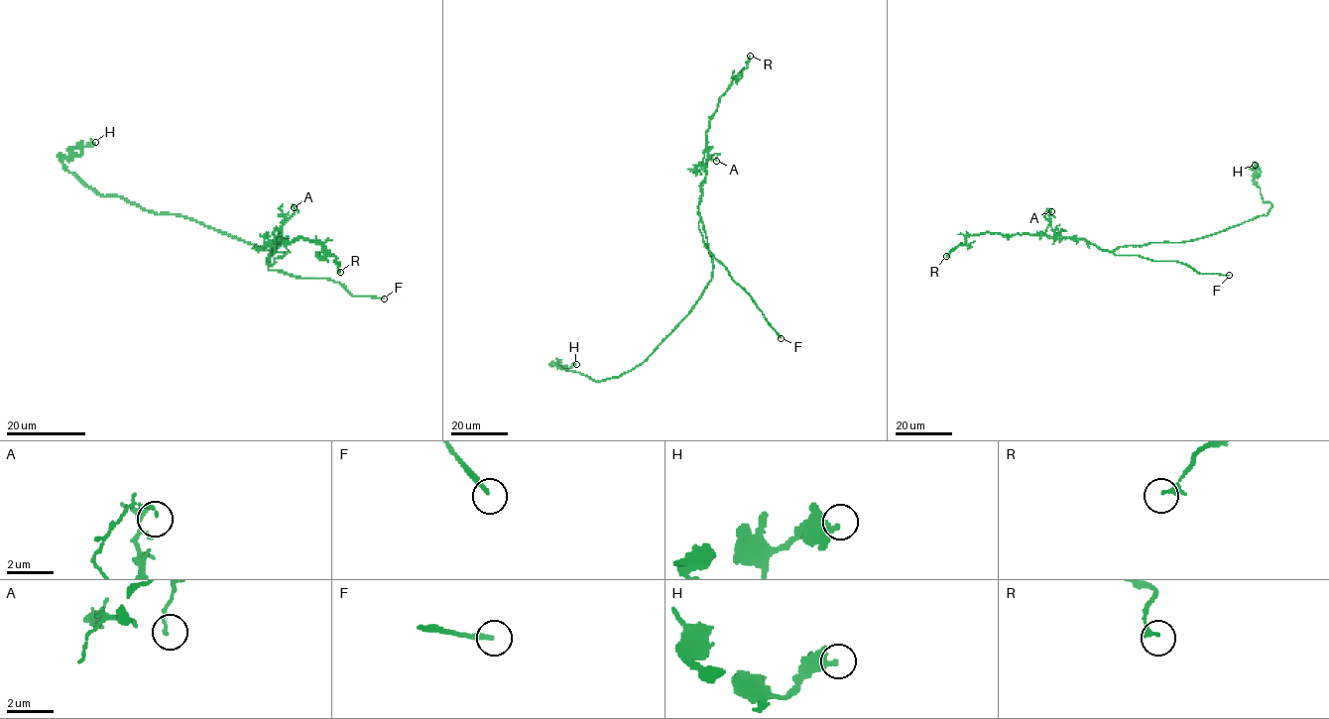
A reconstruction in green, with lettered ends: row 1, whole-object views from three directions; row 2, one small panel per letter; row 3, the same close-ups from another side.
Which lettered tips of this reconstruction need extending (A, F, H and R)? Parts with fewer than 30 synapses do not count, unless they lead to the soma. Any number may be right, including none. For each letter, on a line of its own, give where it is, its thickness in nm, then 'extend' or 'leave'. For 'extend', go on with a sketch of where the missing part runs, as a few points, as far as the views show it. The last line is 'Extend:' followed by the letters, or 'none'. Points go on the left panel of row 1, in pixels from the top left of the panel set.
A: at (294, 207); 100 nm thick; leave
F: at (384, 299); 180 nm thick; extend; missing branch runs (384, 299), (409, 302), (417, 312), (427, 304), (440, 302), (440, 299)
H: at (95, 142); 400 nm thick; leave
R: at (340, 272); 240 nm thick; leave
Extend: F

